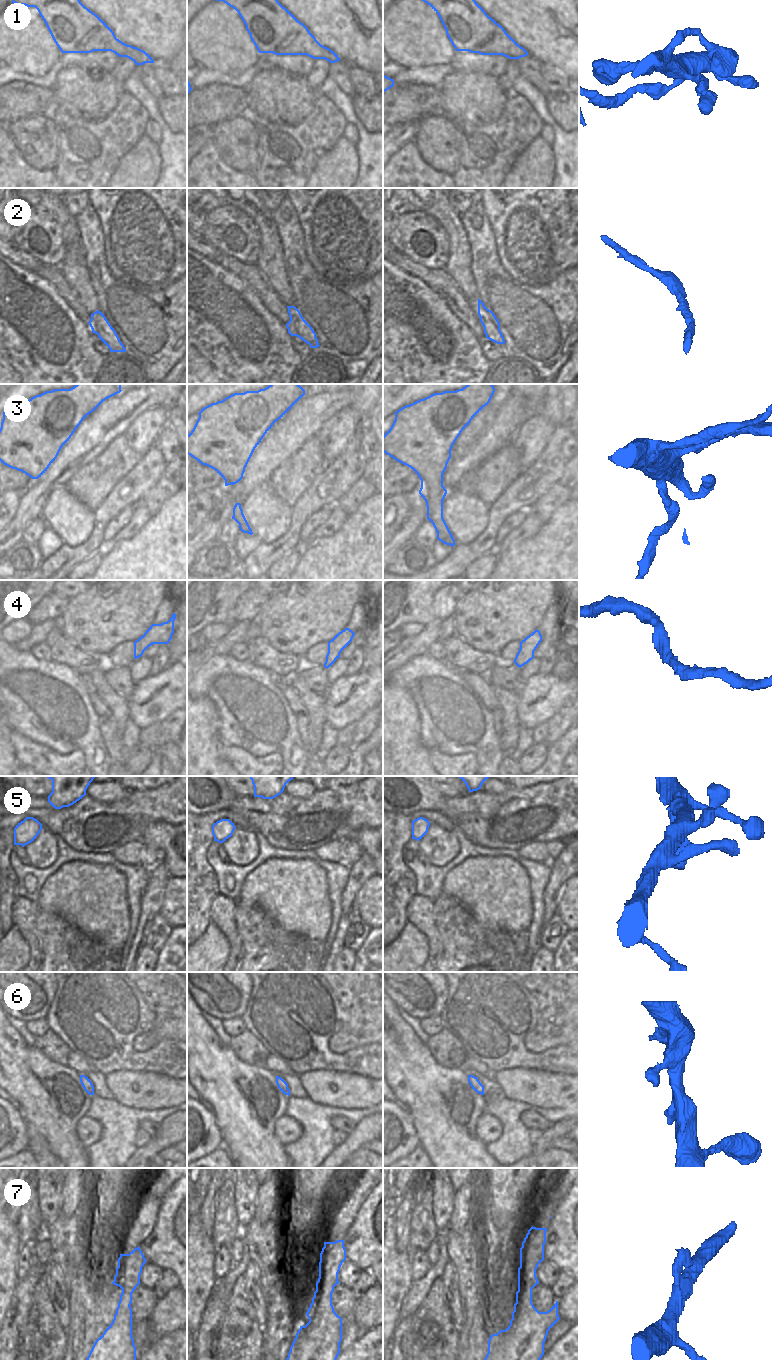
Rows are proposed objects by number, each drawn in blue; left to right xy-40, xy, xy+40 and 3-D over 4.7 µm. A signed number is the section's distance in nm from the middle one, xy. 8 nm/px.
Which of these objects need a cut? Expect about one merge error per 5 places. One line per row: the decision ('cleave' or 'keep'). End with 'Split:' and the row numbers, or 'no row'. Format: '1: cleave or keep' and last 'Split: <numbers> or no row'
1: keep
2: keep
3: cleave
4: keep
5: keep
6: keep
7: keep
Split: 3

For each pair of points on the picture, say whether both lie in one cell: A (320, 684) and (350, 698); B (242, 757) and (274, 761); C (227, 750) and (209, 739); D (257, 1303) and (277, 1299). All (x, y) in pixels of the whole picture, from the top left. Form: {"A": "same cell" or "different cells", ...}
{"A": "different cells", "B": "same cell", "C": "different cells", "D": "different cells"}

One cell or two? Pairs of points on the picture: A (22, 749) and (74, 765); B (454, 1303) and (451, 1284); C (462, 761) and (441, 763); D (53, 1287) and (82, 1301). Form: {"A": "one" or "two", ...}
{"A": "one", "B": "one", "C": "one", "D": "two"}

